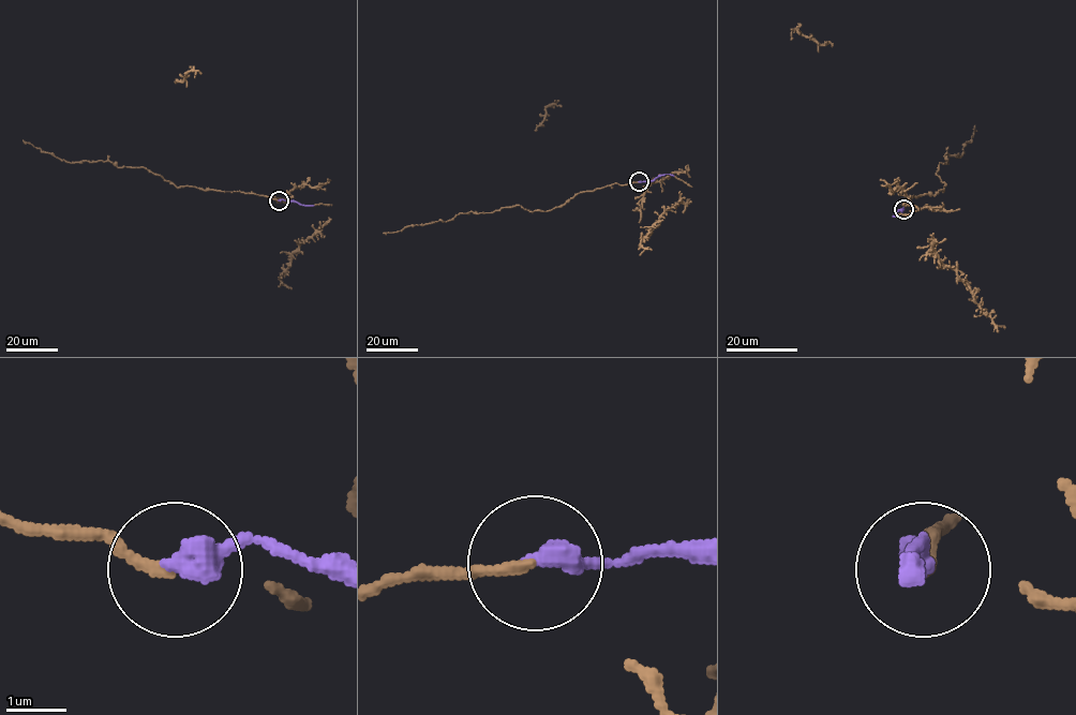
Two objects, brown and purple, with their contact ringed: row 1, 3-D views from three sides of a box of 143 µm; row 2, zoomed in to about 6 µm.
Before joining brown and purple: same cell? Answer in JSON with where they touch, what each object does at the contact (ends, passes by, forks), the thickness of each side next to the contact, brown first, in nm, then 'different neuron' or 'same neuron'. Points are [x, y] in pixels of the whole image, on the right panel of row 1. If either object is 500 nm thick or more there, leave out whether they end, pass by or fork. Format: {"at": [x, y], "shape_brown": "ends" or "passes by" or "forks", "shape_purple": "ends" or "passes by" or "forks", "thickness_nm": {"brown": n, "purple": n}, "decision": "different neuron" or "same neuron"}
{"at": [903, 209], "shape_brown": "ends", "shape_purple": "ends", "thickness_nm": {"brown": 170, "purple": 440}, "decision": "same neuron"}

